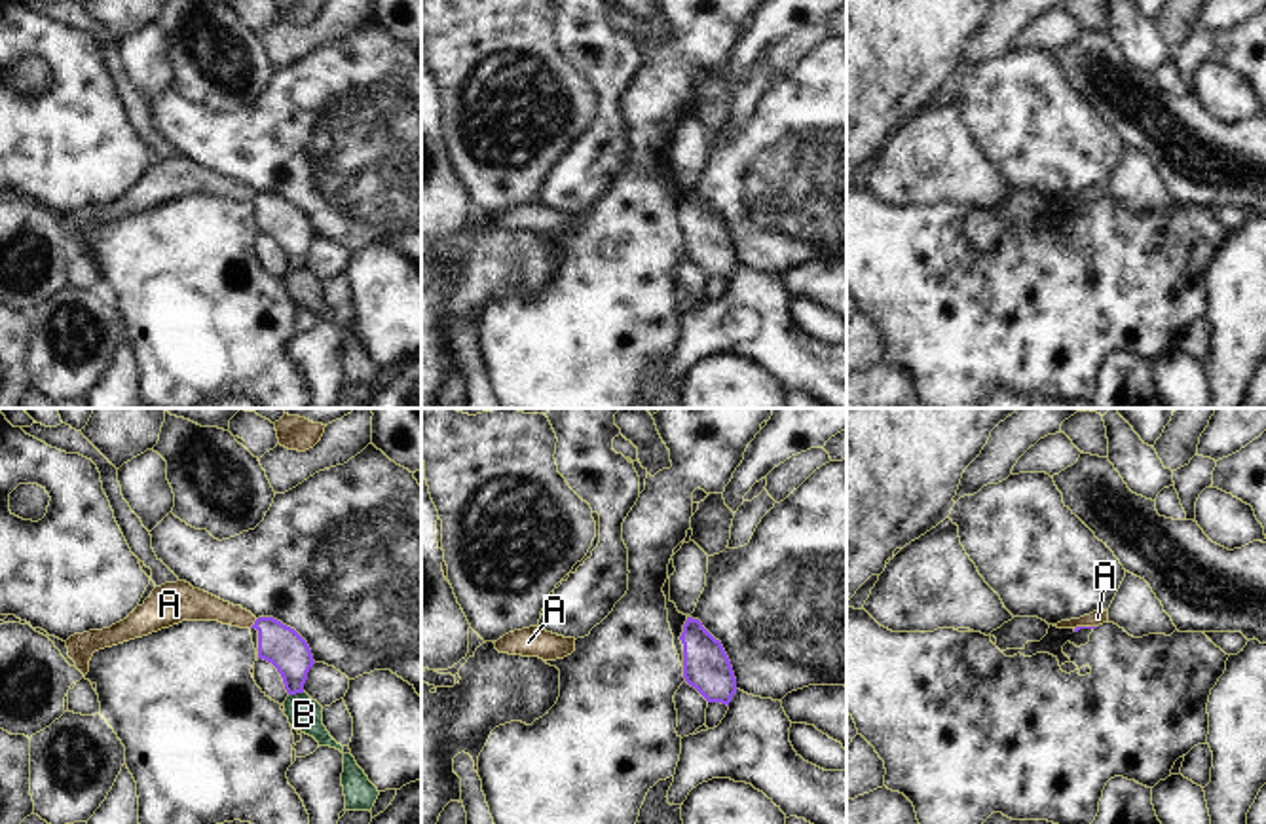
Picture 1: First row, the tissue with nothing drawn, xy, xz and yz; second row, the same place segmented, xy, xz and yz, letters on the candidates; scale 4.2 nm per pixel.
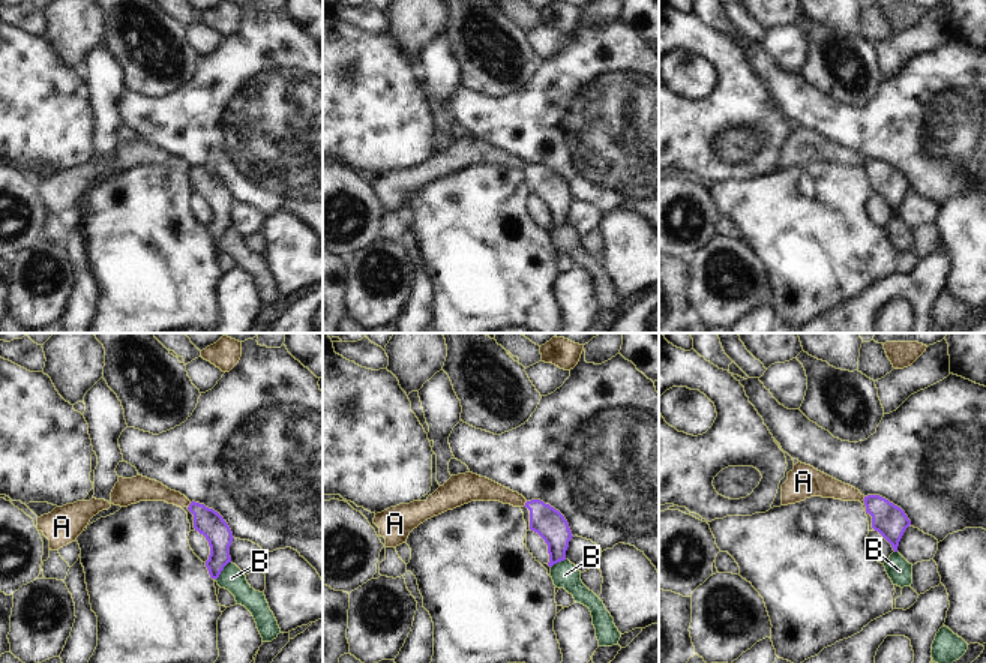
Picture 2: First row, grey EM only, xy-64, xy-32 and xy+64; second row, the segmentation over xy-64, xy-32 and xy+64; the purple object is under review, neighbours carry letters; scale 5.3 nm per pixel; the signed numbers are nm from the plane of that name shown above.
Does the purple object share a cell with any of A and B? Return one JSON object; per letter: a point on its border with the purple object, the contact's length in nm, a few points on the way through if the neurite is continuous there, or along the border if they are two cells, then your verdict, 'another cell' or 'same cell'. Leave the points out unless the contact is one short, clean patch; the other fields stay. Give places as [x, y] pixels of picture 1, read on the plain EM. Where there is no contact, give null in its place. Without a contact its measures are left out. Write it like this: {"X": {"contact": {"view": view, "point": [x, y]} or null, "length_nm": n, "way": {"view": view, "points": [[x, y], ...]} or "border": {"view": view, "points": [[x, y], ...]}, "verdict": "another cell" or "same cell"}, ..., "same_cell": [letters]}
{"A": {"contact": {"view": "xy", "point": [255, 198]}, "length_nm": 50, "border": {"view": "xy", "points": [[257, 194], [249, 202]]}, "verdict": "another cell"}, "B": {"contact": {"view": "xy", "point": [297, 266]}, "length_nm": 70, "border": {"view": "xy", "points": [[304, 266], [289, 270]]}, "verdict": "another cell"}, "same_cell": []}

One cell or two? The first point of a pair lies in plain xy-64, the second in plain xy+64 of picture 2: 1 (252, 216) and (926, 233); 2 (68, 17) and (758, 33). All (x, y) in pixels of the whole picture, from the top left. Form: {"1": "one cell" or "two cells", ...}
{"1": "two cells", "2": "two cells"}

